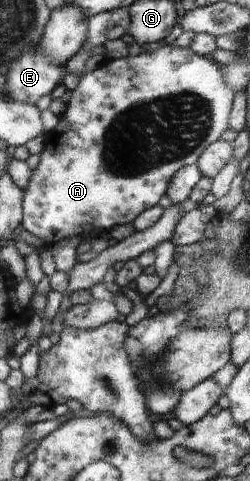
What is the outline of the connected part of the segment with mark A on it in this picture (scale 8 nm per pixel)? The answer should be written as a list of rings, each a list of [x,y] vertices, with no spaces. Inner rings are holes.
[[[168,44],[152,53],[143,50],[137,56],[107,56],[94,62],[87,73],[81,76],[79,84],[72,91],[70,101],[66,105],[66,111],[59,117],[58,125],[49,136],[48,152],[41,157],[41,164],[32,170],[31,177],[26,183],[24,222],[21,223],[23,229],[52,247],[60,239],[73,236],[87,235],[87,237],[95,238],[95,227],[111,229],[115,225],[127,225],[127,223],[133,222],[142,211],[159,203],[159,199],[163,197],[169,181],[177,173],[177,170],[183,166],[196,164],[205,148],[210,143],[217,141],[228,129],[233,98],[232,91],[224,82],[222,66],[215,62],[211,56],[197,55],[190,47],[179,48]]]

